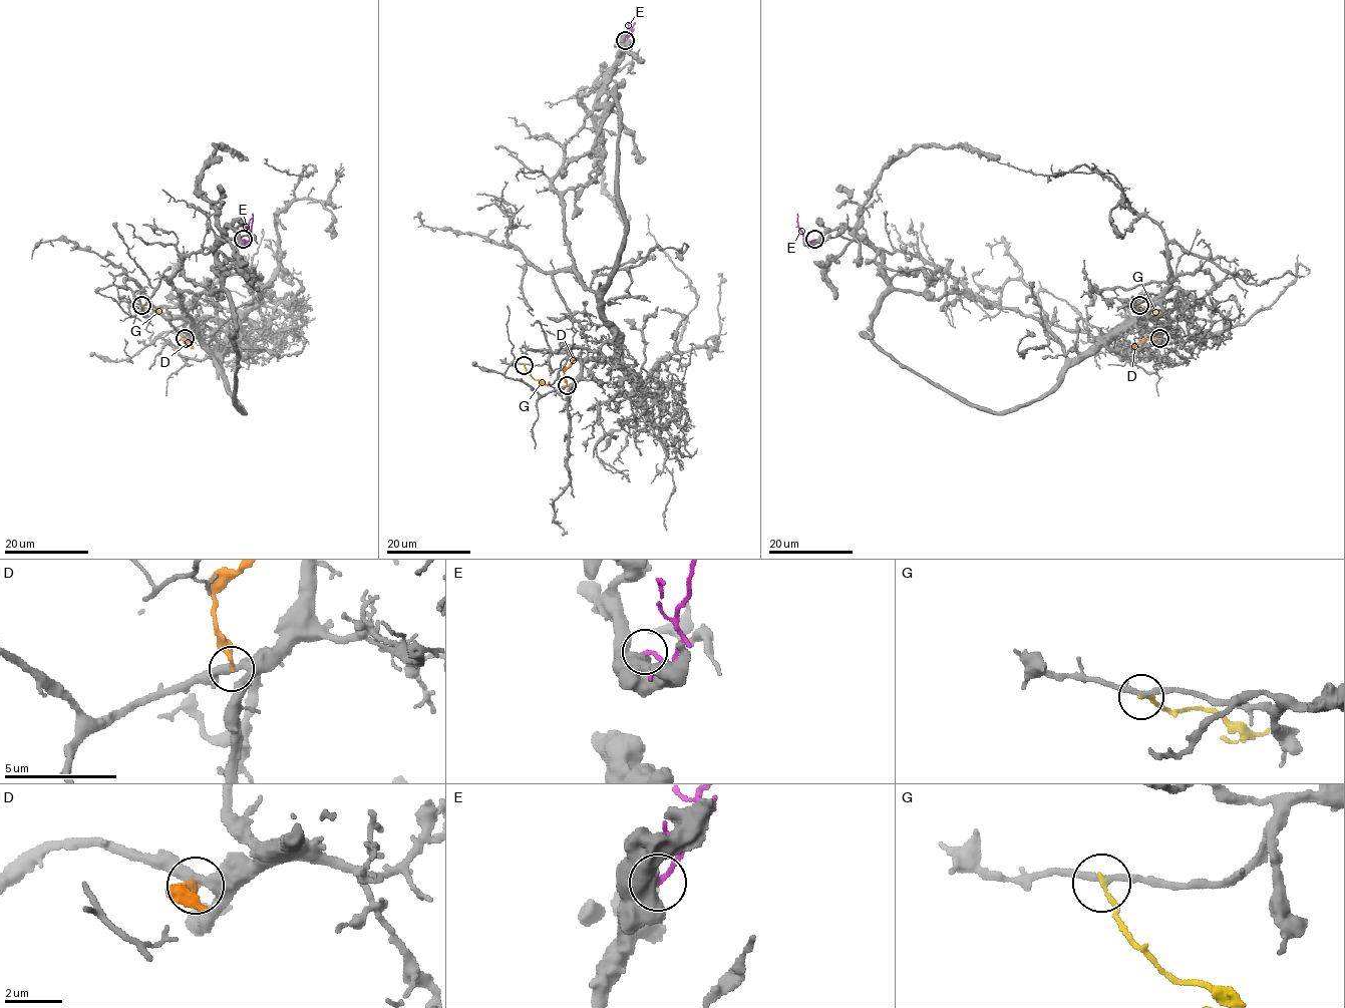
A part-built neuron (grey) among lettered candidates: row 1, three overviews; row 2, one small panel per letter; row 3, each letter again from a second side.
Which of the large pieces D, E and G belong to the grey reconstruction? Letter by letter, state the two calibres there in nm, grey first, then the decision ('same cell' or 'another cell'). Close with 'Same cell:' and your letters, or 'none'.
D: 400/240 nm | another cell
E: 800/190 nm | another cell
G: 220/160 nm | another cell
Same cell: none

